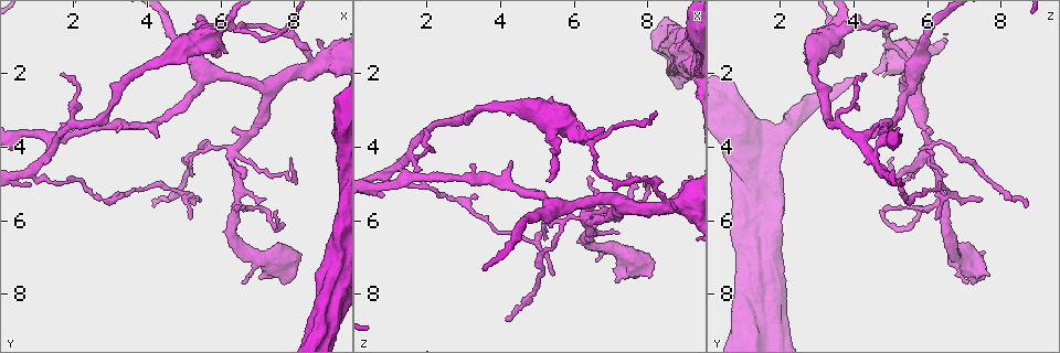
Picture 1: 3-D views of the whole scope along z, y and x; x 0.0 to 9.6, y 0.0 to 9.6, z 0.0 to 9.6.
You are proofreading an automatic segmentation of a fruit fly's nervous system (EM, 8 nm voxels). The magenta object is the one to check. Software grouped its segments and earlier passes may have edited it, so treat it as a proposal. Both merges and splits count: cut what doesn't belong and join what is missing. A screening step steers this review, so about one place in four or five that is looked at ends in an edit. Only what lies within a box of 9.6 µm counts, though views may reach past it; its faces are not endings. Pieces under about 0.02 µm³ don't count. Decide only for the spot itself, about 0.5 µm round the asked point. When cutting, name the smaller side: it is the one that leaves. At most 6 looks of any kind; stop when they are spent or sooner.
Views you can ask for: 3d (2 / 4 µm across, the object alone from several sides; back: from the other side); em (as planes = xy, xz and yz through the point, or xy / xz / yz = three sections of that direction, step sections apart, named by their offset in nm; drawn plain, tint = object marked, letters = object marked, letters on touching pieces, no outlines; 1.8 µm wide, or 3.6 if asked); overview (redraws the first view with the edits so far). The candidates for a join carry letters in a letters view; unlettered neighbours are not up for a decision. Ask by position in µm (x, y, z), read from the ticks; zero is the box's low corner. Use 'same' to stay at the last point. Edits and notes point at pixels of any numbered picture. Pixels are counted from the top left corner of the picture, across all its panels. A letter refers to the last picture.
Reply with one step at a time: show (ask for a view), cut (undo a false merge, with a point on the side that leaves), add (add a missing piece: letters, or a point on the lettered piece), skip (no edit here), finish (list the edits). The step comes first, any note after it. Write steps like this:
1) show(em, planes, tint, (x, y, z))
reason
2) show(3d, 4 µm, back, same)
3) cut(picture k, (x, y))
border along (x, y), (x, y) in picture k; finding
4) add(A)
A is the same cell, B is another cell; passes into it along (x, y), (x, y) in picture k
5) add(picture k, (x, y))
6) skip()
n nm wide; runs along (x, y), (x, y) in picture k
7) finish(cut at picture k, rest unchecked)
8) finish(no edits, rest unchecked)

show(em, planes, letters, (4.10, 5.60, 8.70))
tapers out

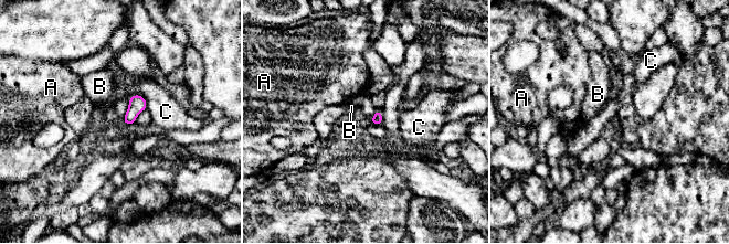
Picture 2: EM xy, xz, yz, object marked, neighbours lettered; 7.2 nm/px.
skip()
70 nm wide; A, B and C are other cells; border along (140, 94), (129, 98), (122, 122) in picture 2; no lettered piece goes on from it

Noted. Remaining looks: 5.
show(em, yz, step 8, plain, (6.70, 4.85, 5.20))
free end

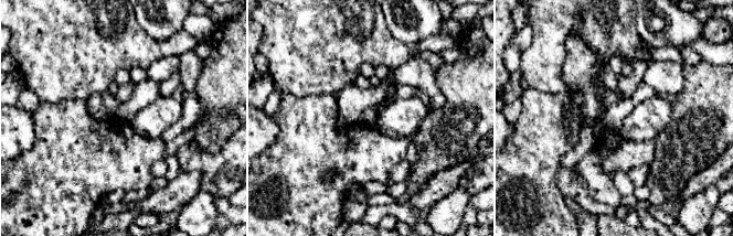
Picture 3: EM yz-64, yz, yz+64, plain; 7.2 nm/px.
show(em, yz, step 8, letters, same)

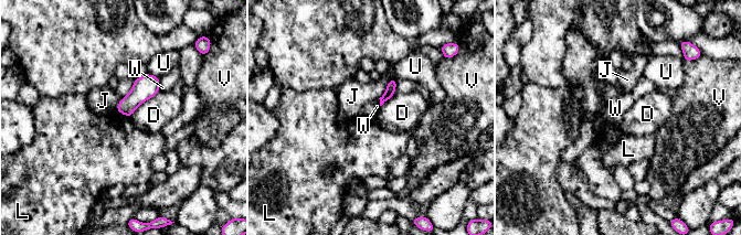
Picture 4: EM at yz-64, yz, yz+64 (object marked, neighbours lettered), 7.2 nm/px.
skip()
D, J, L, U, V and W are other cells; border along (397, 78), (397, 87), (393, 94) in picture 4; none of them fits

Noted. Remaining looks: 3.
show(3d, 4 µm, (9.00, 8.75, 1.60))
thick turns thin

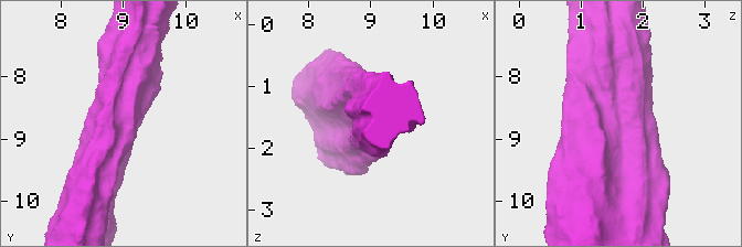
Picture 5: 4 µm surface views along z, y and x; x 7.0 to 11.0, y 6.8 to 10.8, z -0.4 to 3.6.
show(em, 3.6 µm, xz, step 8, tint, same)
shape alone is not enough

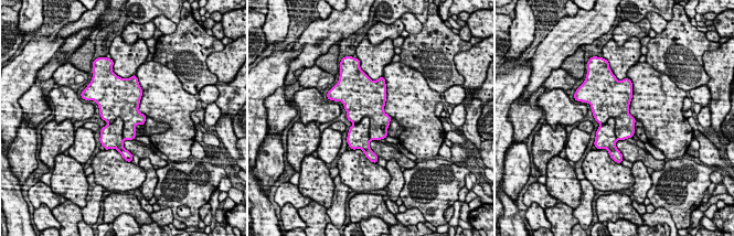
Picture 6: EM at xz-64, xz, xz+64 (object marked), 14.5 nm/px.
show(em, 3.6 µm, xz, step 8, letters, same)

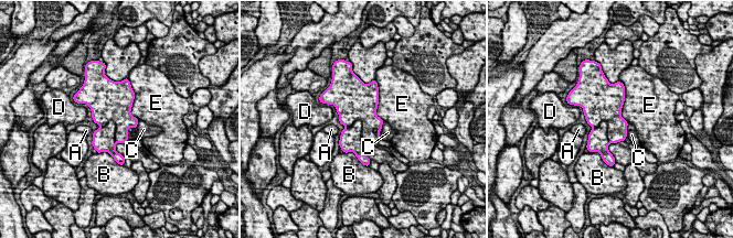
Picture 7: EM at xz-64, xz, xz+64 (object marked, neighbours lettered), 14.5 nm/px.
skip()
500 nm wide; A, B, C, D and E are other cells; border along (624, 88), (622, 117), (628, 123) in picture 7; one cell here

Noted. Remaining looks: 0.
finish(no edits, rest unchecked)

